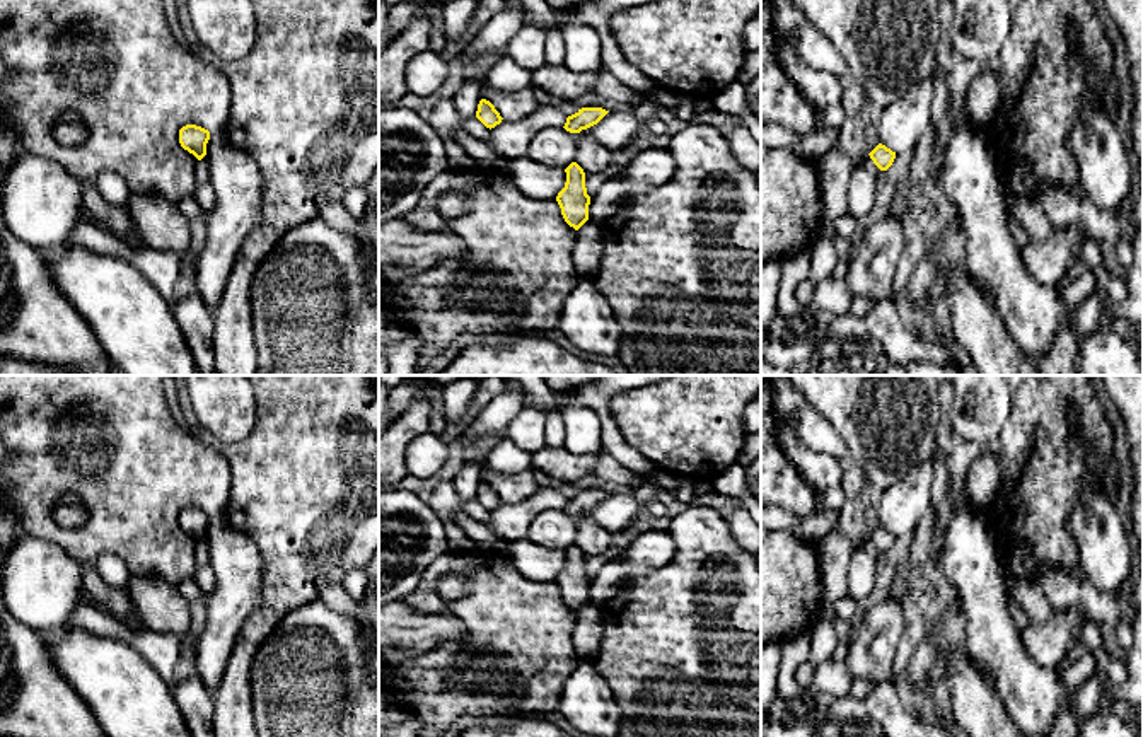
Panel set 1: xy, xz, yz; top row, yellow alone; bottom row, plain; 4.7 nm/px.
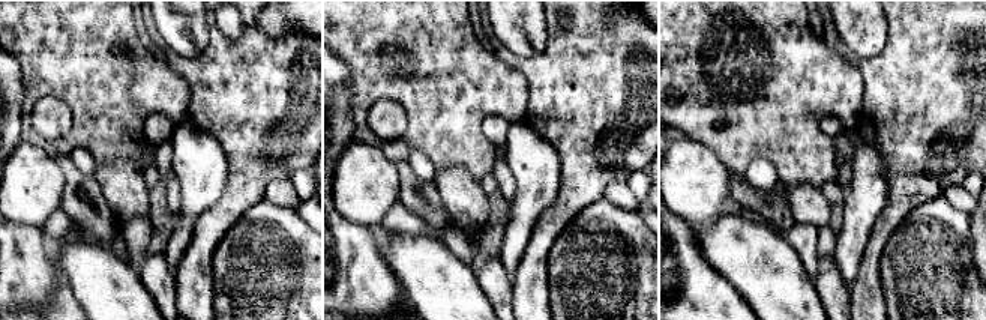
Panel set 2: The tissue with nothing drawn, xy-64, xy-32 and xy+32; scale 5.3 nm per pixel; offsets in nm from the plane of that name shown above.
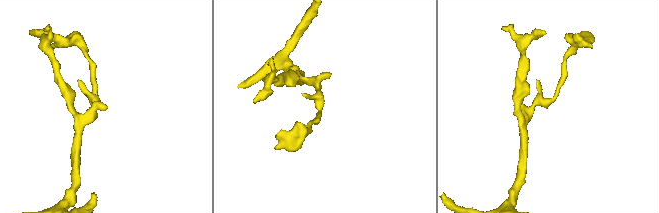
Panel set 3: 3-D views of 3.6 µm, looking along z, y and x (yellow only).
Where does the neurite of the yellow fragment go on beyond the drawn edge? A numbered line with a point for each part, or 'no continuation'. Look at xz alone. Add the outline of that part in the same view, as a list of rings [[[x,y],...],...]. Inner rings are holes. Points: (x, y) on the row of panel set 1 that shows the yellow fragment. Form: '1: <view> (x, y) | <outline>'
no continuation

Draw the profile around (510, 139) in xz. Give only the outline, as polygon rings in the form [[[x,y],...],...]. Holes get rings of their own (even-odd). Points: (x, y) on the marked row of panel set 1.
[[[541,106],[527,118],[502,119],[490,130],[490,147],[502,157],[513,160],[524,157],[534,136],[548,126],[565,126],[566,114],[556,106]]]

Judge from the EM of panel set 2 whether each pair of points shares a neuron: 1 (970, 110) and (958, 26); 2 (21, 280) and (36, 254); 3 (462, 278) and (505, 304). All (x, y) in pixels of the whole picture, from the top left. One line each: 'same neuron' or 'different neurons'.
1: same neuron
2: same neuron
3: different neurons

